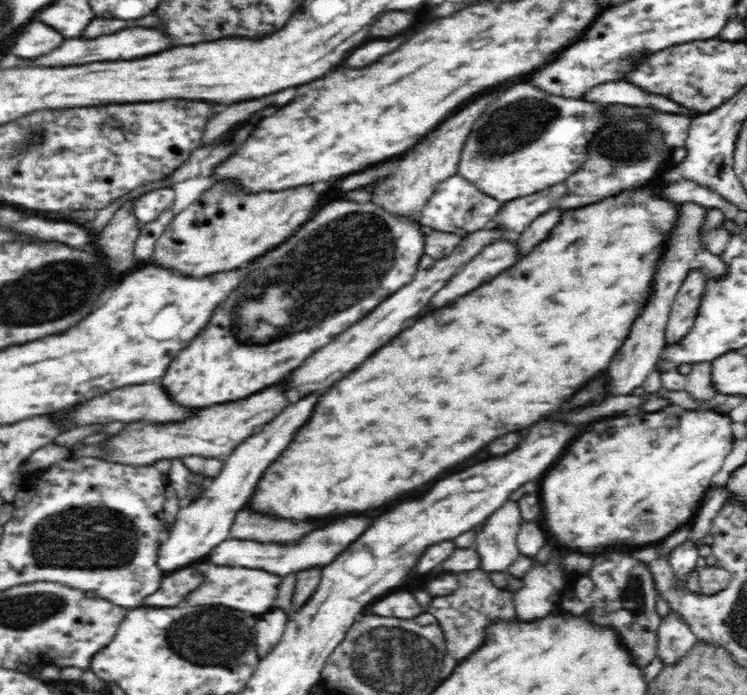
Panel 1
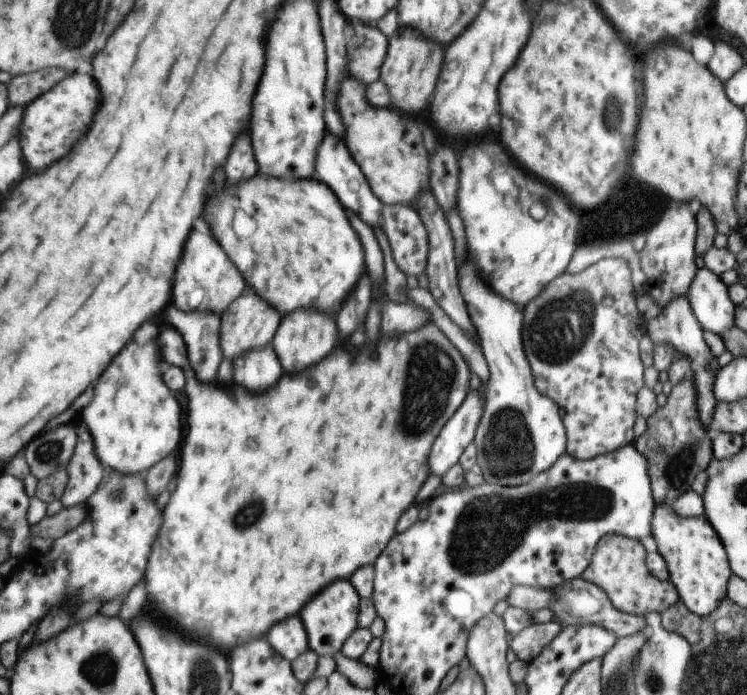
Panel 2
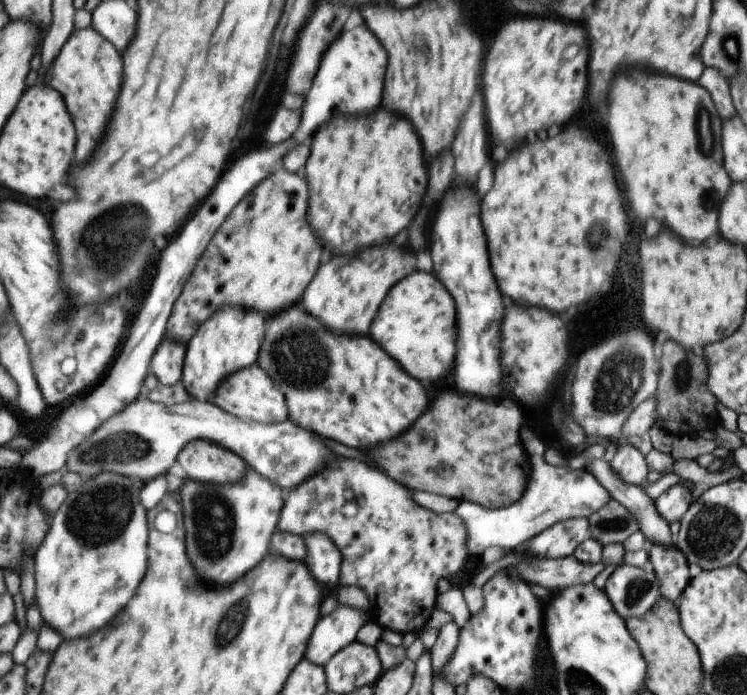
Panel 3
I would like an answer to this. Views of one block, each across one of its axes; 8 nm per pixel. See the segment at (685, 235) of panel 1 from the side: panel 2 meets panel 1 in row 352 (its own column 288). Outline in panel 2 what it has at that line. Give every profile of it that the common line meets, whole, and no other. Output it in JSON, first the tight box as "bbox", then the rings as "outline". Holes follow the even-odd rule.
{"bbox":[268,616,309,662],"outline":[[[298,616],[290,618],[290,622],[278,622],[268,638],[272,646],[290,662],[309,649],[307,632]]]}

